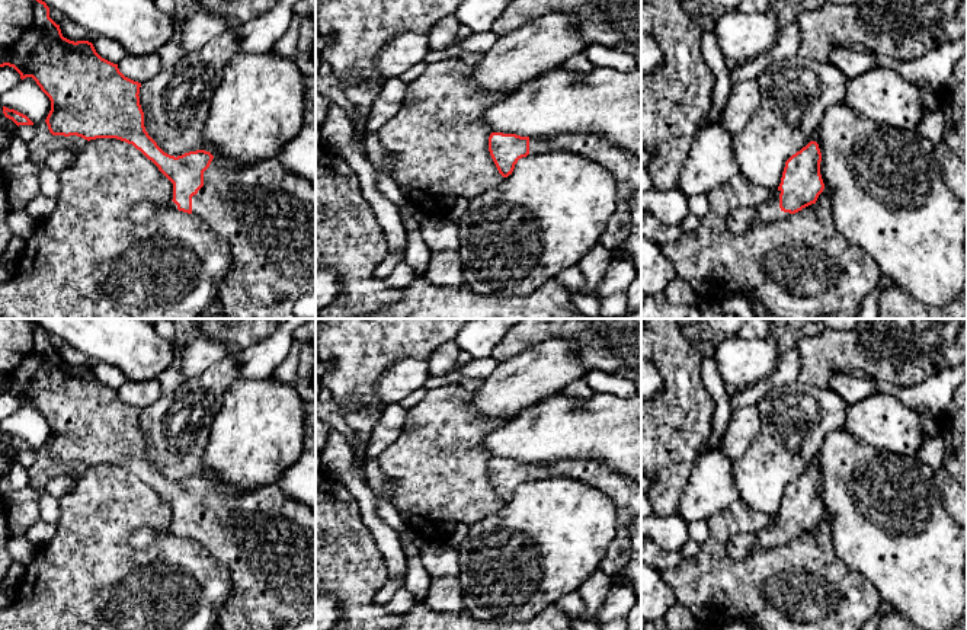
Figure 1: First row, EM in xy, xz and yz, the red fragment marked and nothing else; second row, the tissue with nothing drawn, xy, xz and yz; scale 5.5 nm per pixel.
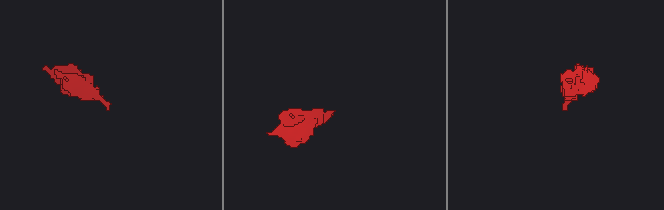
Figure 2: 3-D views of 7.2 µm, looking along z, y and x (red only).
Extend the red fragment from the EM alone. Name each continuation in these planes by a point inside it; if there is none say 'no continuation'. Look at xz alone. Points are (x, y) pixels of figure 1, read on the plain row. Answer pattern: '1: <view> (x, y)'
1: xz (626, 493)

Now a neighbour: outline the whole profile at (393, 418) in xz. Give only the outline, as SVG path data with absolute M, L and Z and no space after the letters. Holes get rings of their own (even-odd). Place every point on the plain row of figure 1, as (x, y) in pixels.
M400 403L387 404L374 428L365 458L377 461L380 454L391 445L400 435L406 422L406 410Z

